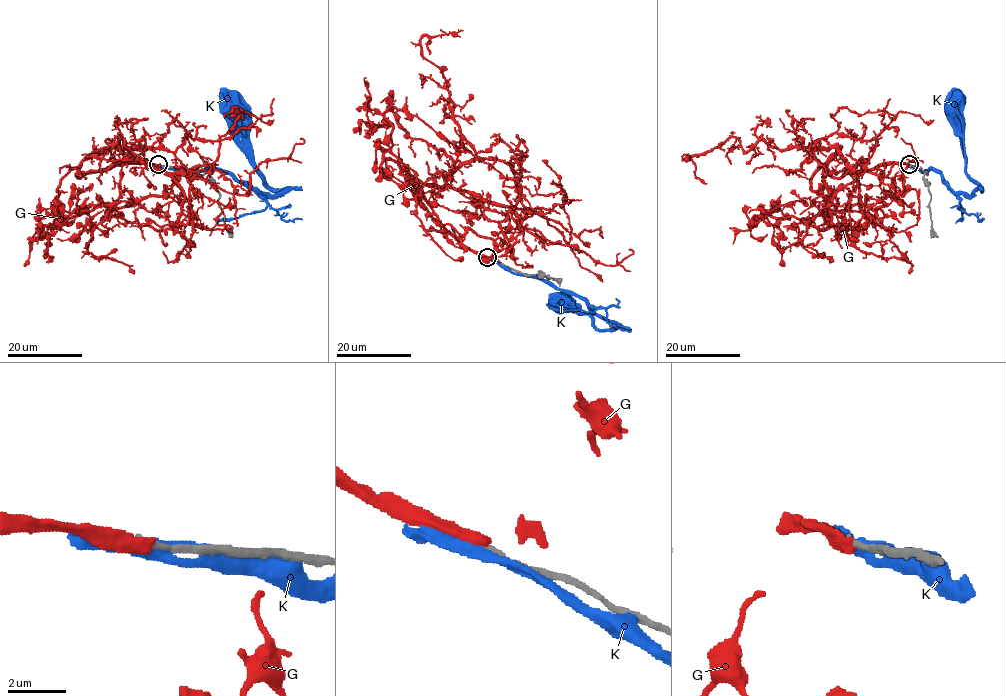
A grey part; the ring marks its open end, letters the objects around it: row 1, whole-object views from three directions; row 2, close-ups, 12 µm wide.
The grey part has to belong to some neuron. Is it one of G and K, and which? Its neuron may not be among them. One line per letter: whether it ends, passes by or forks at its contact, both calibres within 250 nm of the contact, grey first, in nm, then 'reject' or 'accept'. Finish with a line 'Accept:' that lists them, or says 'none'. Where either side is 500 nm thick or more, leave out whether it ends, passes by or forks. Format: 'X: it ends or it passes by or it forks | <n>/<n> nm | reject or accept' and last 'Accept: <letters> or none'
G: it ends | 200/420 nm | reject
K: it passes by | 190/320 nm | reject
Accept: none

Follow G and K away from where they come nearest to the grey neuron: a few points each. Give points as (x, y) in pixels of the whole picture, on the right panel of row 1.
G: (910, 165), (828, 173), (839, 149), (857, 172), (873, 172), (898, 195), (903, 170), (917, 158), (901, 138)
K: (912, 165), (940, 174), (953, 193), (966, 196), (982, 188), (966, 172), (964, 121), (956, 104)

